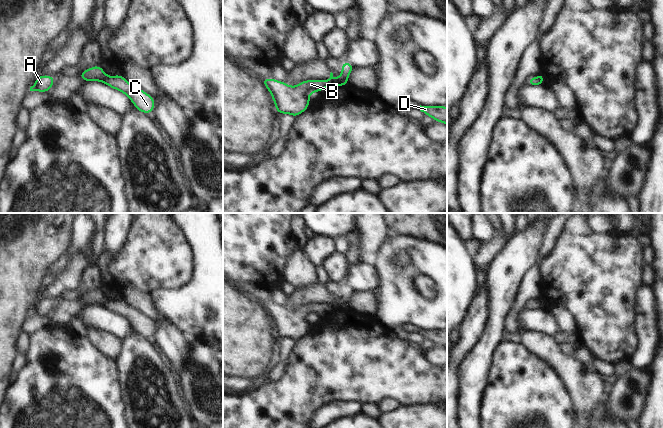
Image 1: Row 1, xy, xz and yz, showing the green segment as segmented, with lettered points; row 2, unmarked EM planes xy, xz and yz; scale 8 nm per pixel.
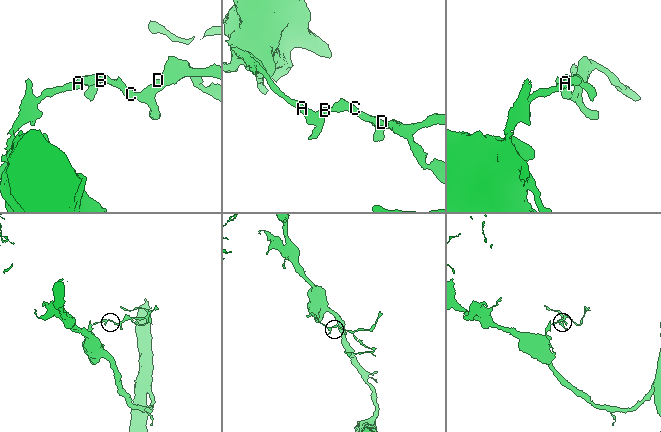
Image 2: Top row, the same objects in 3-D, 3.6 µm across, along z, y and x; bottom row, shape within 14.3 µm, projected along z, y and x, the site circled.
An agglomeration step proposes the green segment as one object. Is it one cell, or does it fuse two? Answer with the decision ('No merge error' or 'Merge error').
Merge error.

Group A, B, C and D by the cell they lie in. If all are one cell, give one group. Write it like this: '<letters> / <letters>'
A B / C D

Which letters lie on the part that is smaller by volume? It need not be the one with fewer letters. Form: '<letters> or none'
C, D

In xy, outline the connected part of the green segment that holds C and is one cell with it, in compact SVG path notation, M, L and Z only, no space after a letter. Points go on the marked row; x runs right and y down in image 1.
M121 74L108 76L103 83L124 93L131 100L134 107L143 114L154 111L155 99L139 87L129 83Z

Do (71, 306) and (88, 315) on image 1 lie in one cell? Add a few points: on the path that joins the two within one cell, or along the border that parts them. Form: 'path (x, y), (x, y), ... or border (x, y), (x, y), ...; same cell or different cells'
border (85, 306), (78, 316); different cells

